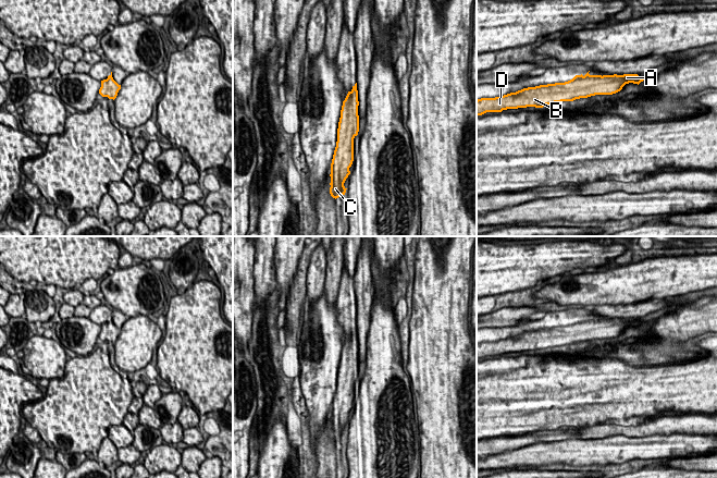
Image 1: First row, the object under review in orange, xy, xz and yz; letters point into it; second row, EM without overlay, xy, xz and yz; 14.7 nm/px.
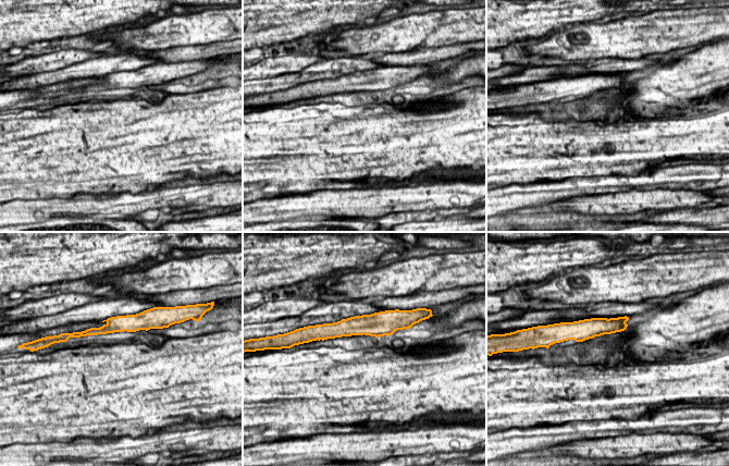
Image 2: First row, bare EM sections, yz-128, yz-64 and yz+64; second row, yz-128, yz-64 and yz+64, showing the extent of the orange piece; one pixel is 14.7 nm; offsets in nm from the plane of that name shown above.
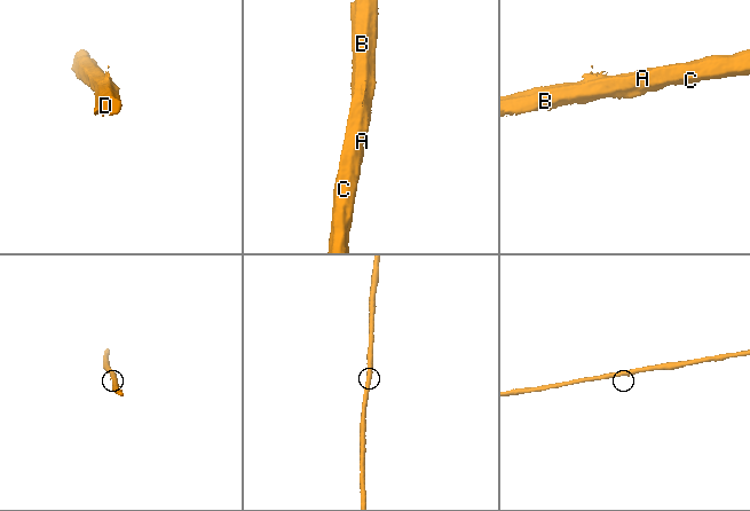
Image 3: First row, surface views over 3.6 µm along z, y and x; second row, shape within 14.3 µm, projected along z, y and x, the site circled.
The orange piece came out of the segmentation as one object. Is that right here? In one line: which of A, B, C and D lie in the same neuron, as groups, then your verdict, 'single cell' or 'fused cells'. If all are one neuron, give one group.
A B C D | single cell

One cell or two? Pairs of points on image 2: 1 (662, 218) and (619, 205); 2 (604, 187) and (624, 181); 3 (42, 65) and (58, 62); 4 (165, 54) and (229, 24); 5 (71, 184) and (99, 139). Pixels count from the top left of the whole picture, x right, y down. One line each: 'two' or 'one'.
1: two
2: one
3: one
4: two
5: one

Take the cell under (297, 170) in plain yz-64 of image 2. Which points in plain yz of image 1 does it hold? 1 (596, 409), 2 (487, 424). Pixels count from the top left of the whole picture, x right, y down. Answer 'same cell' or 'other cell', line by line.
1: same cell
2: same cell

